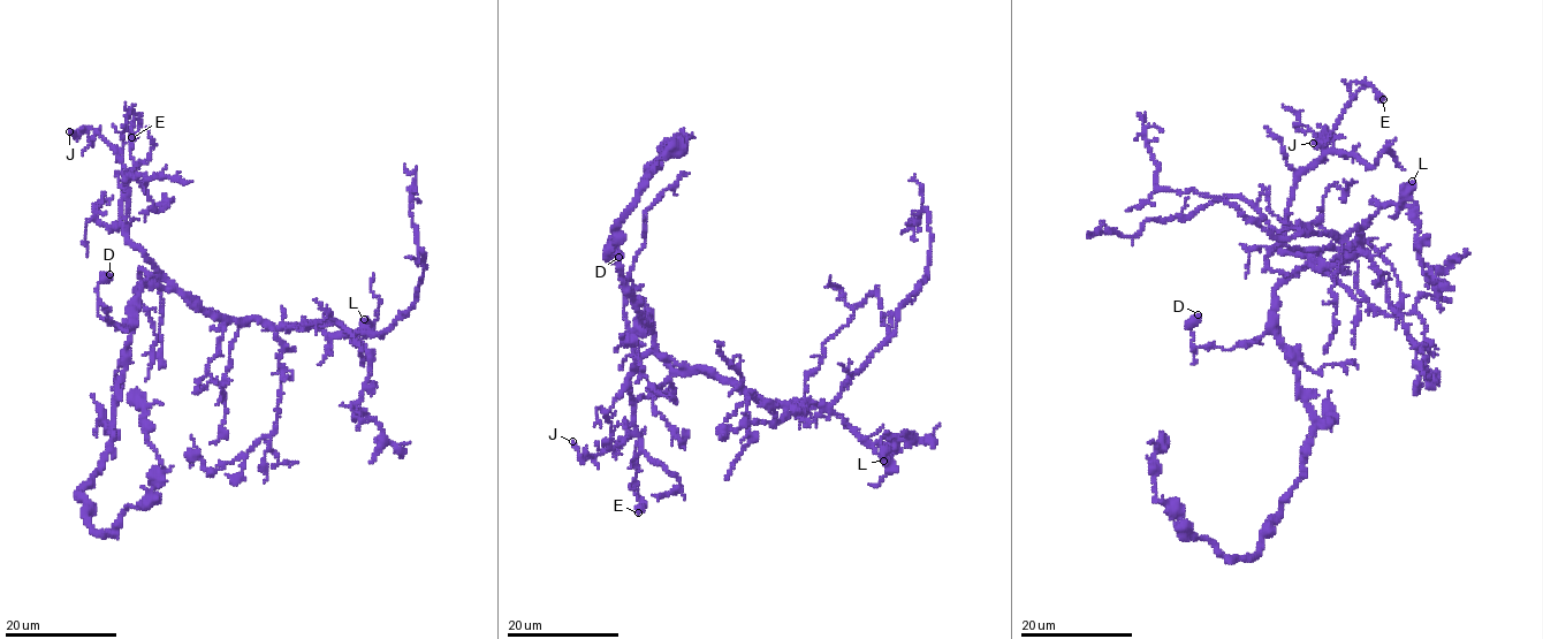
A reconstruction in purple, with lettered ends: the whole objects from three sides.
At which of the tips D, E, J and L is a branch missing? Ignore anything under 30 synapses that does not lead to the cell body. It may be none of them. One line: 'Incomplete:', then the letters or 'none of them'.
Incomplete: J

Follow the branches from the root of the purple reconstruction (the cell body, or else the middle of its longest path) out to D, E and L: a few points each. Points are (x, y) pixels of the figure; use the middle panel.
D: (656, 351), (652, 313), (623, 283), (618, 251), (609, 241), (607, 246), (610, 245), (618, 257)
E: (656, 351), (688, 366), (678, 371), (653, 351), (631, 374), (640, 434), (636, 488), (644, 507), (638, 512)
L: (656, 351), (678, 364), (696, 366), (740, 386), (762, 403), (828, 405), (861, 440), (878, 442), (883, 461)

